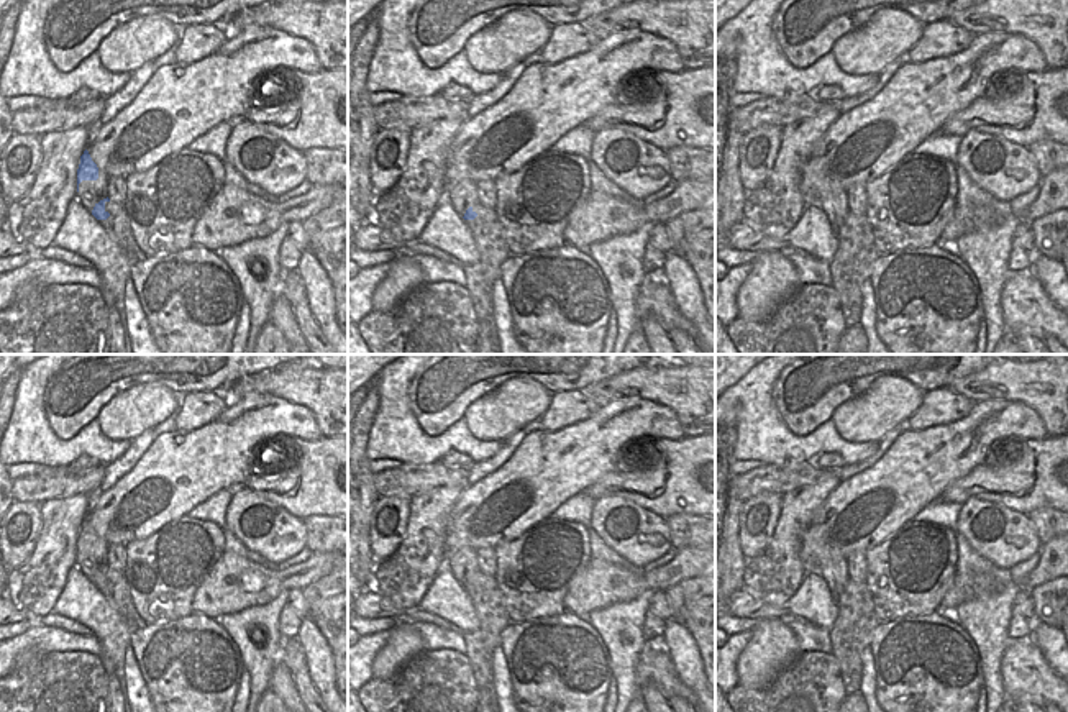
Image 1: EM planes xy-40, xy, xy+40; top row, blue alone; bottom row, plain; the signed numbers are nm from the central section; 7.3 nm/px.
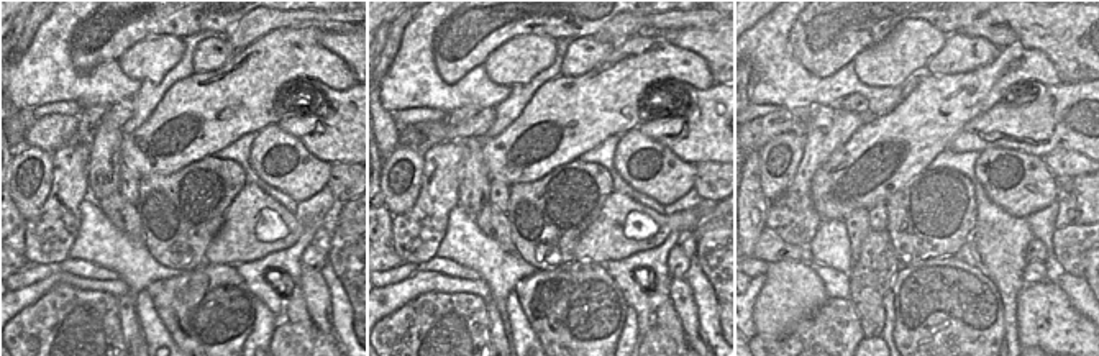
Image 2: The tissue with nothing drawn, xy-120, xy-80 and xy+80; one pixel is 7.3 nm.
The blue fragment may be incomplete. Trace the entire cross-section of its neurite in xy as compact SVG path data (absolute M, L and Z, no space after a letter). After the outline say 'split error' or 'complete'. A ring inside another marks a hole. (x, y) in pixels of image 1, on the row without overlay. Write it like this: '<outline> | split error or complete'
M471 546L445 548L445 568L451 571L456 581L464 587L474 587L477 581L472 577L477 566L477 551Z | split error

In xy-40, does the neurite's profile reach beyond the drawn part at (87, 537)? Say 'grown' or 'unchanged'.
grown

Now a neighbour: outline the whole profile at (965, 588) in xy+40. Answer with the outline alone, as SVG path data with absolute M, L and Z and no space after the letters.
M956 573L953 586L943 596L938 610L955 612L958 605L978 597L978 596L996 596L996 582L988 574L961 574Z

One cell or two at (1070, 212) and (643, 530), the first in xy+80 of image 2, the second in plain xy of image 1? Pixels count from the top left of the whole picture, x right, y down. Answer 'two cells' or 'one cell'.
two cells

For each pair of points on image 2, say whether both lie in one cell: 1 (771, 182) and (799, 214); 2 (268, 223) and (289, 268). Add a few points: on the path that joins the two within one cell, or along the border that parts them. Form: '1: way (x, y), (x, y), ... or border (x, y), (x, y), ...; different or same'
1: border (799, 159), (791, 182), (770, 204); different
2: border (305, 230), (287, 248), (243, 261); different

